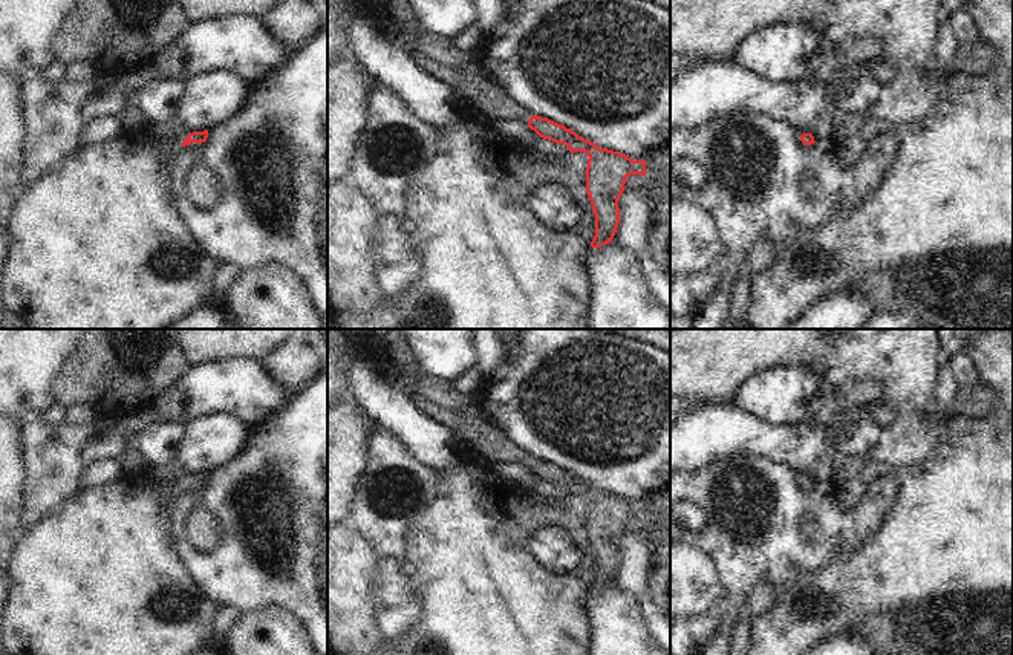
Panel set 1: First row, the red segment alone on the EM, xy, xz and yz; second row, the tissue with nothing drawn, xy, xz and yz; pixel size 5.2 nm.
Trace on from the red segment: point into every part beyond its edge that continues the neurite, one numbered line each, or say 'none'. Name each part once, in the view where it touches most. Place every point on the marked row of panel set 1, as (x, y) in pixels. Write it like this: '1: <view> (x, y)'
1: xy (164, 146)

